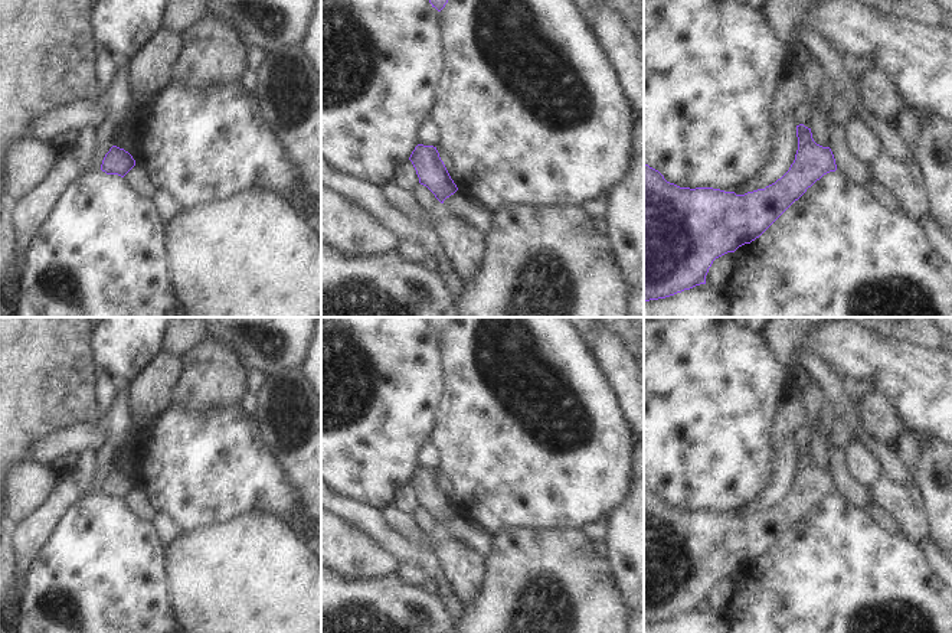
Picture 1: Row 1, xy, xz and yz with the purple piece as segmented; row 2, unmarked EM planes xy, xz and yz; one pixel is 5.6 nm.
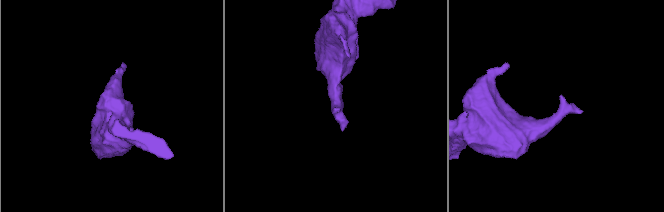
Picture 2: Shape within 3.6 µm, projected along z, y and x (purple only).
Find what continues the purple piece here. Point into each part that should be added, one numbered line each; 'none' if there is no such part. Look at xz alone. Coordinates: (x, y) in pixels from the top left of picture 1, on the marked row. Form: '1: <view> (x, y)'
none

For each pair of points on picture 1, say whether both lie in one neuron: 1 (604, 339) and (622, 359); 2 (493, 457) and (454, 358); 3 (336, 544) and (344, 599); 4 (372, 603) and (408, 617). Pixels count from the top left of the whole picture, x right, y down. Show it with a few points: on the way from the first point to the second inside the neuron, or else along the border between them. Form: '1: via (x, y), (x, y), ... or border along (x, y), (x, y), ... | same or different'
1: via (607, 343), (618, 355) | same
2: via (493, 433), (493, 400), (478, 382) | same
3: border along (336, 573), (347, 578), (376, 577) | different
4: via (380, 612), (386, 617), (399, 617) | same

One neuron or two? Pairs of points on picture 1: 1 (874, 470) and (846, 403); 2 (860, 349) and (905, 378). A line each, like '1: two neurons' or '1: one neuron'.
1: two neurons
2: one neuron

